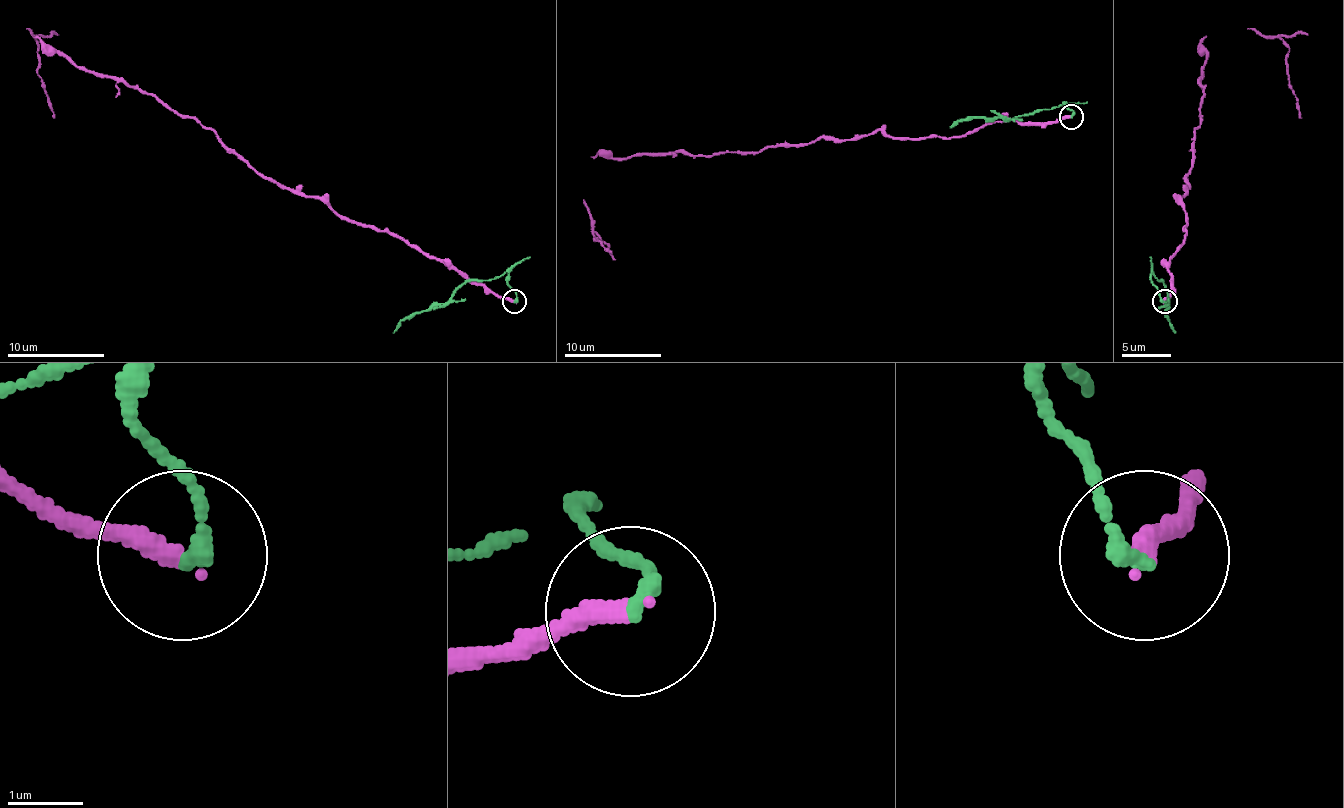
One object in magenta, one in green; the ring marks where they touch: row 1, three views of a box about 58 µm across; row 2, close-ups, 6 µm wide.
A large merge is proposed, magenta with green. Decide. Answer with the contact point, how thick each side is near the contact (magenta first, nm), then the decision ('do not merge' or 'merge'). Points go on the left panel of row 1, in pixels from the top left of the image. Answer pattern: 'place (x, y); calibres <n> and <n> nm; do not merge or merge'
place (514, 301); calibres 240 and 200 nm; do not merge

